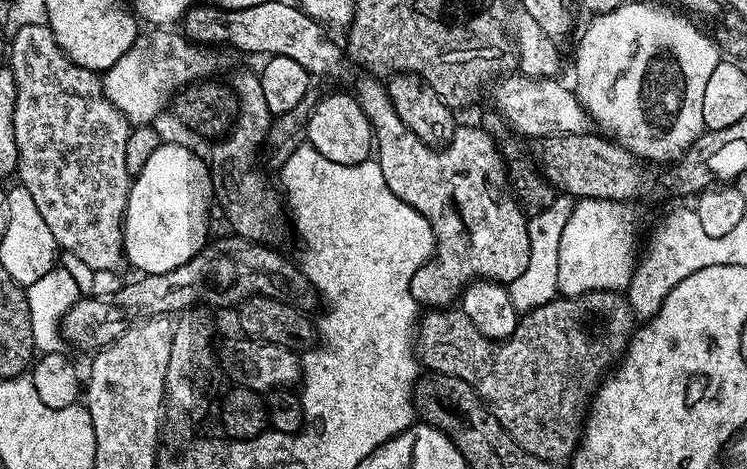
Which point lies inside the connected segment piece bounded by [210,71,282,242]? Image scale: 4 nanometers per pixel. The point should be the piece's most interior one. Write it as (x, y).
(251, 208)

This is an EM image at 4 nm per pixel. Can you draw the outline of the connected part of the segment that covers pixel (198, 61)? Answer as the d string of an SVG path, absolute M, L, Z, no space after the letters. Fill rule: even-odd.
M148 30L148 33L137 35L135 42L130 46L130 50L126 54L122 54L122 58L118 58L118 62L114 62L114 66L110 66L108 71L103 73L102 83L103 83L103 96L111 102L118 111L128 120L129 125L139 126L141 124L152 124L155 121L155 116L163 110L164 107L171 105L173 103L174 97L177 92L188 87L189 84L194 84L203 81L216 68L216 56L215 51L209 50L207 47L201 46L199 44L192 43L187 36L181 34L179 31L172 32L176 30Z

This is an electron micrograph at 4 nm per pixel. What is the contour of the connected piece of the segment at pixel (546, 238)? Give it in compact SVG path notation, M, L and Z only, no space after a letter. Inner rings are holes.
M557 195L557 198L550 204L549 209L542 211L527 219L527 234L529 235L530 255L526 269L518 278L507 285L511 301L517 313L532 312L538 306L545 305L557 297L558 288L558 257L561 246L562 232L566 228L566 222L570 220L576 202L573 197Z

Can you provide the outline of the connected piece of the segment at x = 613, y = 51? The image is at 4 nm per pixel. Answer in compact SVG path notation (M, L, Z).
M629 2L613 12L593 15L588 29L580 36L574 83L576 96L595 127L597 124L605 128L600 130L639 160L660 166L681 160L706 130L702 118L702 98L706 94L706 82L710 82L710 74L714 74L714 66L718 66L722 59L722 52L709 33L707 36L699 32L687 15L669 8L664 4Z

